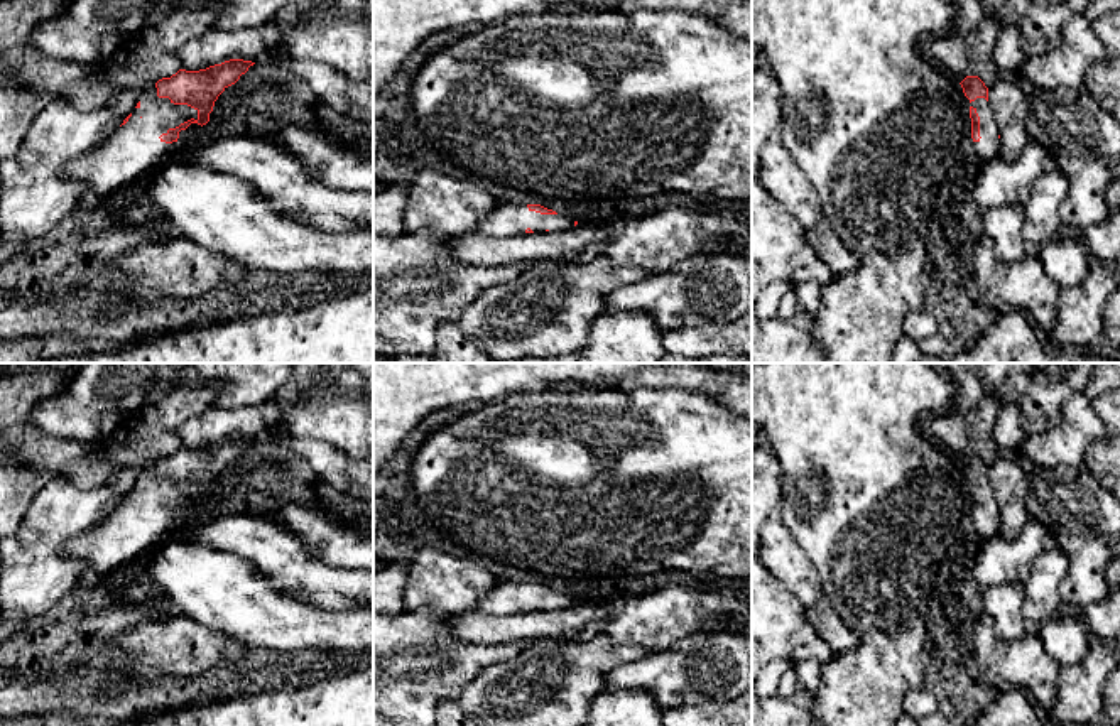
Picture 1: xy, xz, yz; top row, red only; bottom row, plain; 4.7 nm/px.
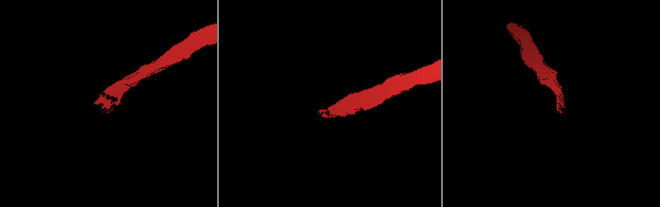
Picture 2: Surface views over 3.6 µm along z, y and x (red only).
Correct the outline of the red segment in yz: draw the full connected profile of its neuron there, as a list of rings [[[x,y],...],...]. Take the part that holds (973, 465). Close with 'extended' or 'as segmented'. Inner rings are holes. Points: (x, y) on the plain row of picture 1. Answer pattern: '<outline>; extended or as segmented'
[[[966,454],[961,461],[970,478],[971,517],[980,540],[990,540],[1000,534],[1000,513],[988,481],[988,466],[978,454]]]; extended

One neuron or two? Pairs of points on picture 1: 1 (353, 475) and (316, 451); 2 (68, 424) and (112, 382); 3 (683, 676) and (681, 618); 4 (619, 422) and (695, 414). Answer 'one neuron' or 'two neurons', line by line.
1: one neuron
2: one neuron
3: two neurons
4: one neuron

